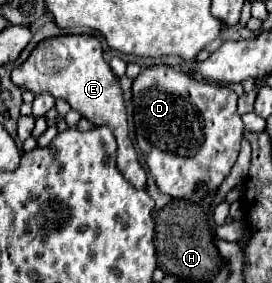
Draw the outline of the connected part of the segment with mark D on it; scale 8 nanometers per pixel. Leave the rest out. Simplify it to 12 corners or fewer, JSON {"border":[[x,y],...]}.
{"border":[[166,64],[134,78],[136,144],[160,192],[228,176],[232,88]]}

